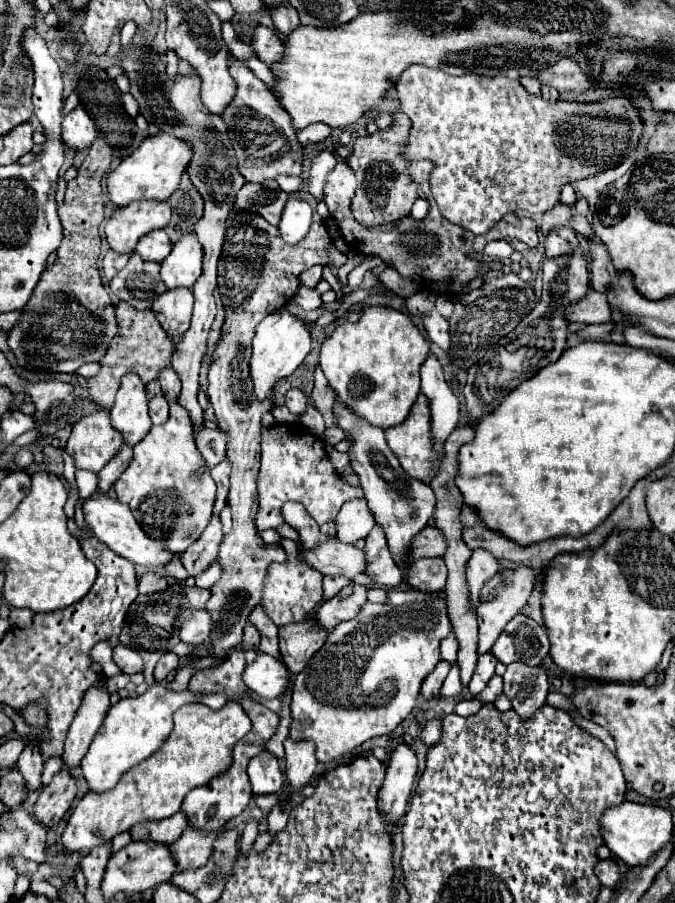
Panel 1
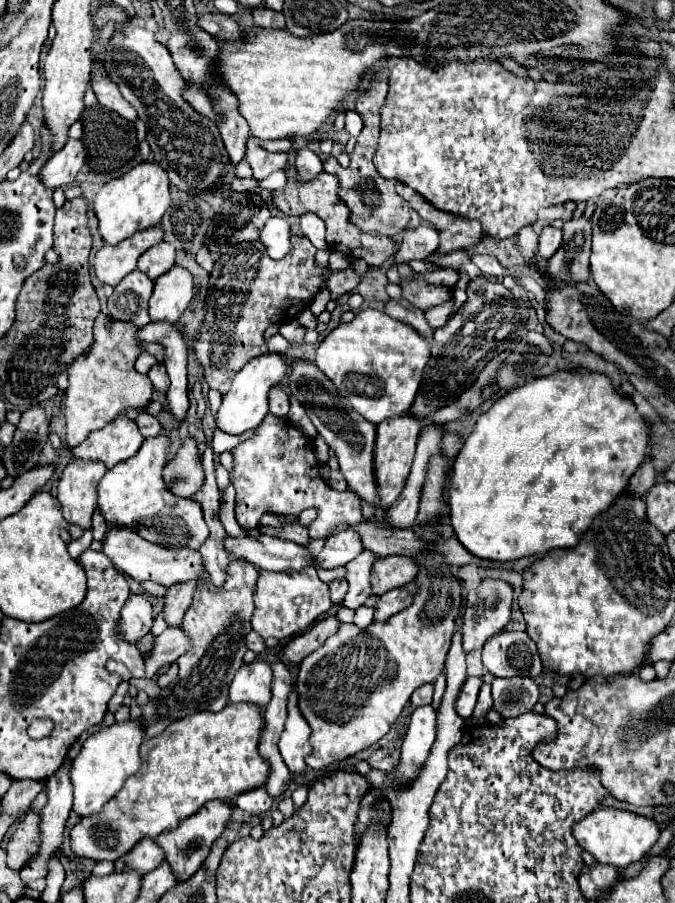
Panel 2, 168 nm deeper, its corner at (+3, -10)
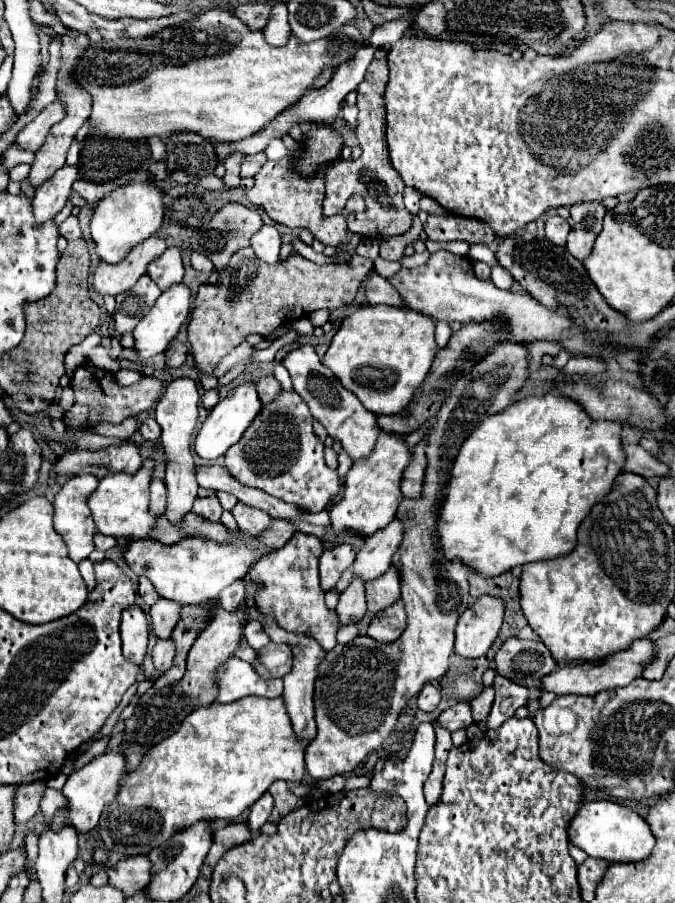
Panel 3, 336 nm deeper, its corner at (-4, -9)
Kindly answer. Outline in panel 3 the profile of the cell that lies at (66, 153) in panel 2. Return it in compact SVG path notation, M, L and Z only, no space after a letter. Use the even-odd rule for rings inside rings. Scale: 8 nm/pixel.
M64 166L54 174L54 178L44 182L42 188L36 188L36 194L32 198L32 212L36 226L42 226L44 222L52 220L64 208L72 192L72 182L76 178L78 178L78 168Z

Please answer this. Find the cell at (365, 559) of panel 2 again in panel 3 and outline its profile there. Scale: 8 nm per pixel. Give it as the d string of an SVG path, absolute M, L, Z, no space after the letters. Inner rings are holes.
M354 578L350 586L344 592L340 592L336 616L338 616L340 626L346 626L346 624L358 624L364 614L366 614L364 582L360 578Z

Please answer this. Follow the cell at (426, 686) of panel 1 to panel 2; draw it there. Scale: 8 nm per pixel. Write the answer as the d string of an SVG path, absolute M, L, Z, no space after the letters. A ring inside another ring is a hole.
M433 683L421 685L421 687L411 695L411 705L413 705L413 707L427 705L427 703L431 703L431 697L433 697Z

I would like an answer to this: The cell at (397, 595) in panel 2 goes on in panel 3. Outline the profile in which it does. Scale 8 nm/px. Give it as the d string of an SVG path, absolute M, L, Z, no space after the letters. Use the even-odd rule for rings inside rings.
M398 602L372 620L368 628L368 636L380 644L390 644L402 636L404 628L406 628L406 612L404 606Z

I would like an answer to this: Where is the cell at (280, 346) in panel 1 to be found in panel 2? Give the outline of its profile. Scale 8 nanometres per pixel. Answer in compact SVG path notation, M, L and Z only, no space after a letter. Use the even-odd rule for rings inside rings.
M263 353L253 357L233 379L229 393L223 397L223 403L217 411L217 429L239 435L247 429L261 425L265 415L269 415L269 393L279 385L289 371L289 359L283 353Z

